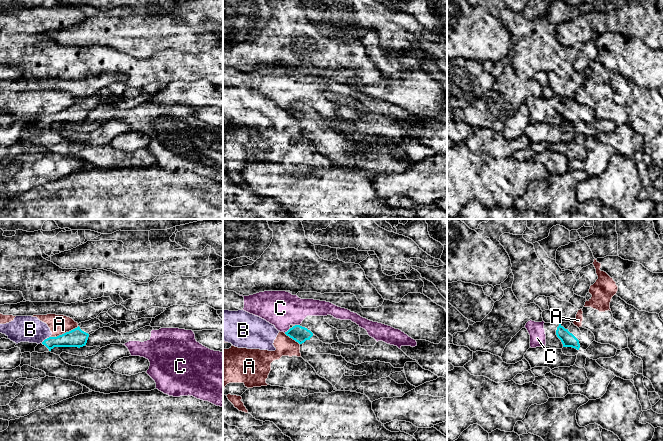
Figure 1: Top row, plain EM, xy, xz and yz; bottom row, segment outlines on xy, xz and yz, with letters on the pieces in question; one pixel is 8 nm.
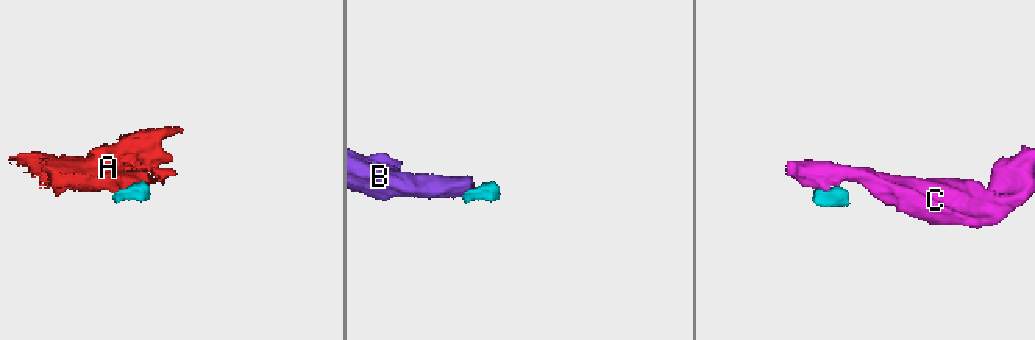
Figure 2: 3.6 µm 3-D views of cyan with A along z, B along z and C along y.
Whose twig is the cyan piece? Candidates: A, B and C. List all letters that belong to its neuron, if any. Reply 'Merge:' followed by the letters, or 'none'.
Merge: none

